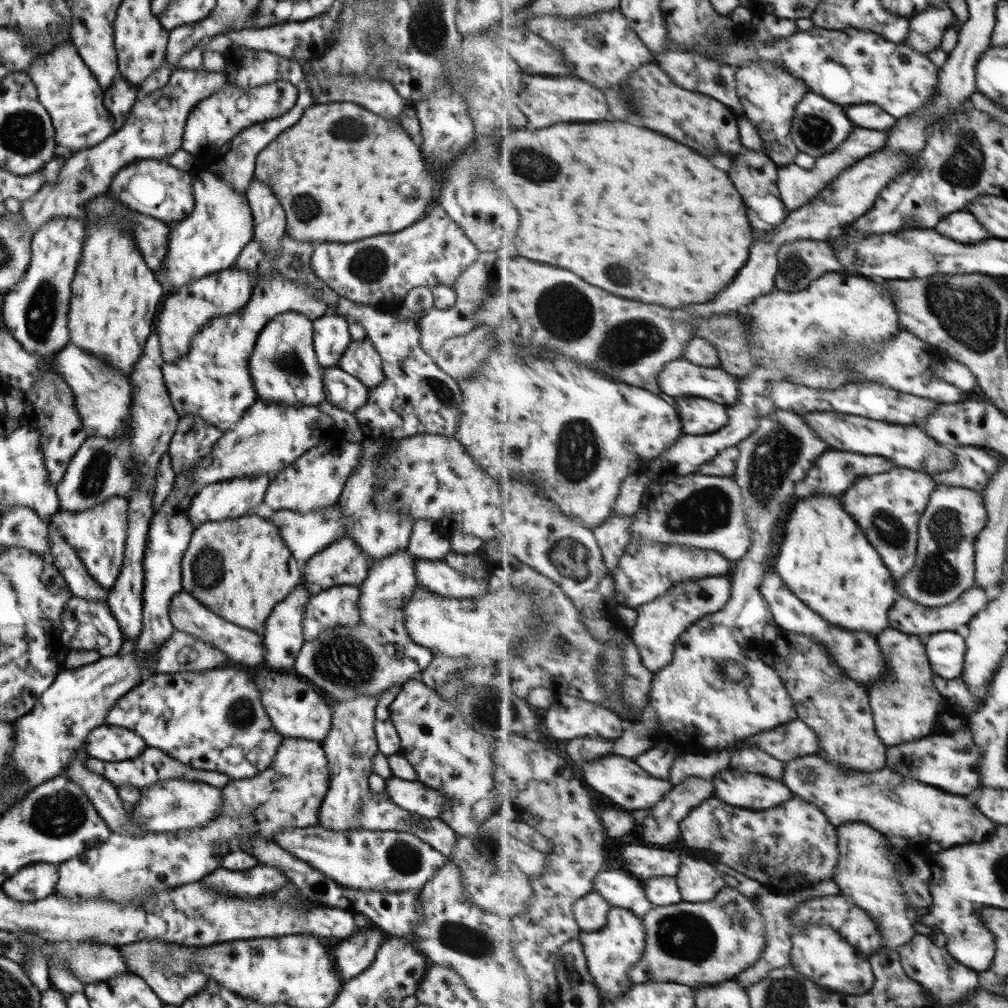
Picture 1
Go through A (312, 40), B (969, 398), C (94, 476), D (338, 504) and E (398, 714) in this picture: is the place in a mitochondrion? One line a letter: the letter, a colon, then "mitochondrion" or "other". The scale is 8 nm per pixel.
A: other
B: other
C: mitochondrion
D: other
E: other

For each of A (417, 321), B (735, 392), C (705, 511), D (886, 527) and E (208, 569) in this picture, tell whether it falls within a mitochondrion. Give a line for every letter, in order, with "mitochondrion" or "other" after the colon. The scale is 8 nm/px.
A: other
B: other
C: mitochondrion
D: mitochondrion
E: mitochondrion

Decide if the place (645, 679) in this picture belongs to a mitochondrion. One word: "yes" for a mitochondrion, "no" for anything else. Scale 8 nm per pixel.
no

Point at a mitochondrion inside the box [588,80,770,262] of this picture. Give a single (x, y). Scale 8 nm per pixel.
(645, 101)

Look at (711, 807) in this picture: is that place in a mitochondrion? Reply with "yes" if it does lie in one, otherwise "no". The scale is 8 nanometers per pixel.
no

